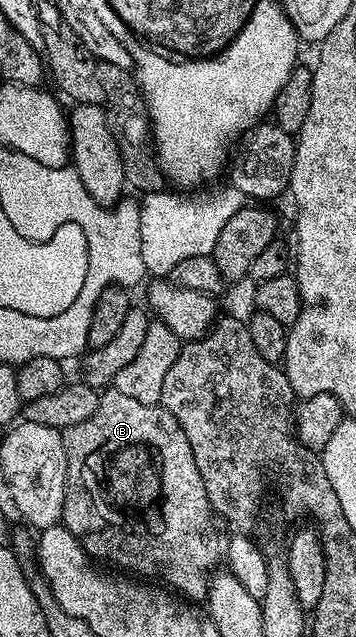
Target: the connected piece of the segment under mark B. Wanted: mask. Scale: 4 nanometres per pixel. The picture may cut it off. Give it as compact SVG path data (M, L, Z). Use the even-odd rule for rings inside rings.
M108 388L101 393L94 416L74 424L63 435L68 483L62 525L77 538L88 557L113 562L124 572L133 570L157 578L185 599L207 599L216 561L222 558L222 538L220 542L212 523L214 511L206 496L206 484L202 484L202 472L194 464L190 440L186 440L186 432L182 432L172 413L161 405L142 404Z

